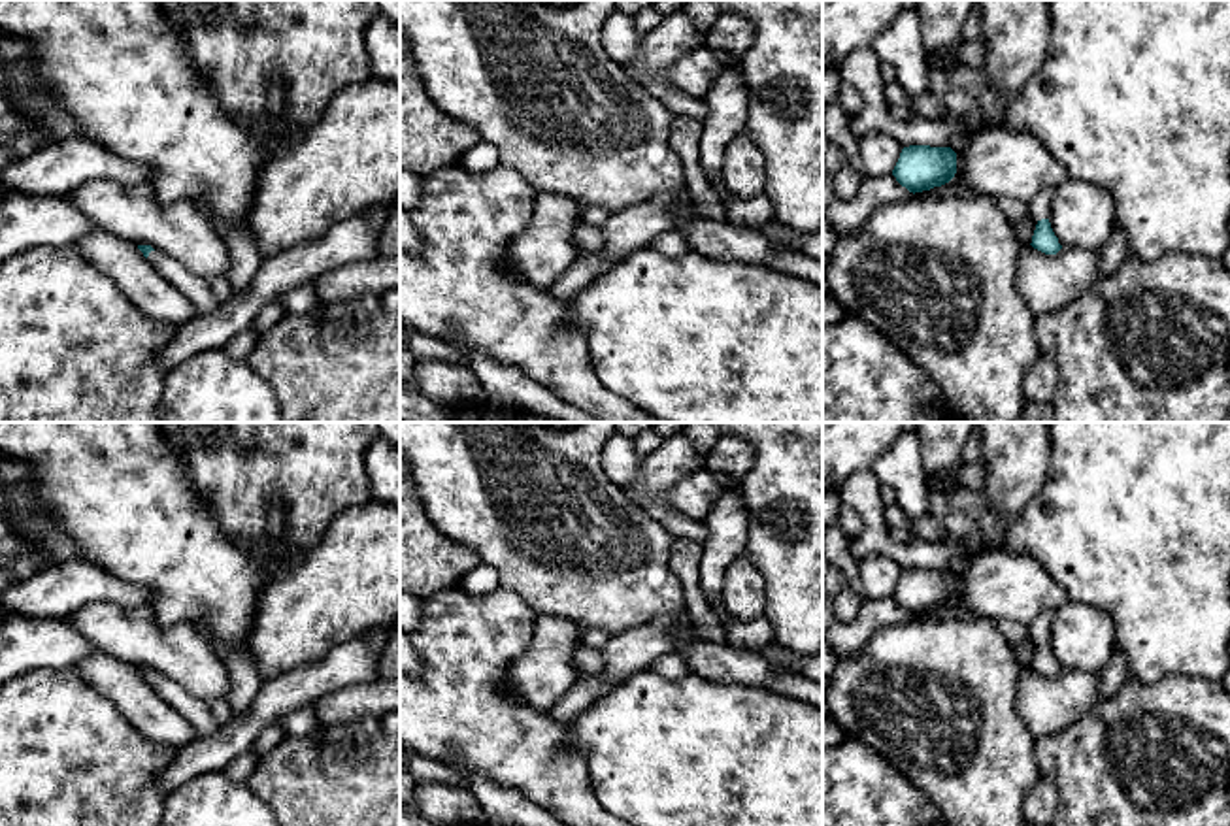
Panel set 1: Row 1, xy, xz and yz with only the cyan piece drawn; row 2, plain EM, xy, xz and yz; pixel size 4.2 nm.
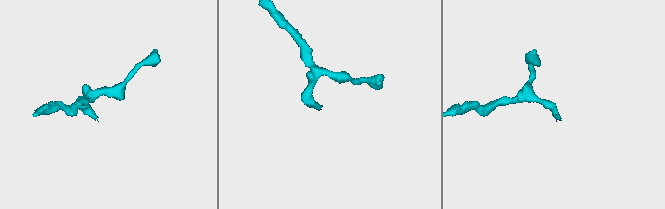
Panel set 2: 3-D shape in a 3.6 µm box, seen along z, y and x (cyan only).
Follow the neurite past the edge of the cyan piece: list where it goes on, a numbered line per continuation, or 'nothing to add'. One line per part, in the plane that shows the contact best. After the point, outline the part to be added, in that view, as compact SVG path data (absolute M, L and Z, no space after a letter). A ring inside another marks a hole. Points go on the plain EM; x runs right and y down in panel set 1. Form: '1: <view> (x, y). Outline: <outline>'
1: xy (195, 710). Outline: M151 673L147 681L189 720L198 737L209 737L219 732L221 726L204 700L189 694L160 673Z

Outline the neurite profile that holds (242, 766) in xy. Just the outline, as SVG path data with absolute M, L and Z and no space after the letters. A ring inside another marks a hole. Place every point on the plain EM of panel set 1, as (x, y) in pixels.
M251 751L238 754L226 768L224 773L240 785L247 785L249 777L257 768L258 756Z

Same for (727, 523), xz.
M736 487L724 488L702 519L707 537L702 543L700 586L707 602L721 600L726 568L743 554L749 517Z

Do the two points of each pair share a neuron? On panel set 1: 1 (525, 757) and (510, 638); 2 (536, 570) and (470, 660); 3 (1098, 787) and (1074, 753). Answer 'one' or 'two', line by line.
1: one
2: two
3: one

